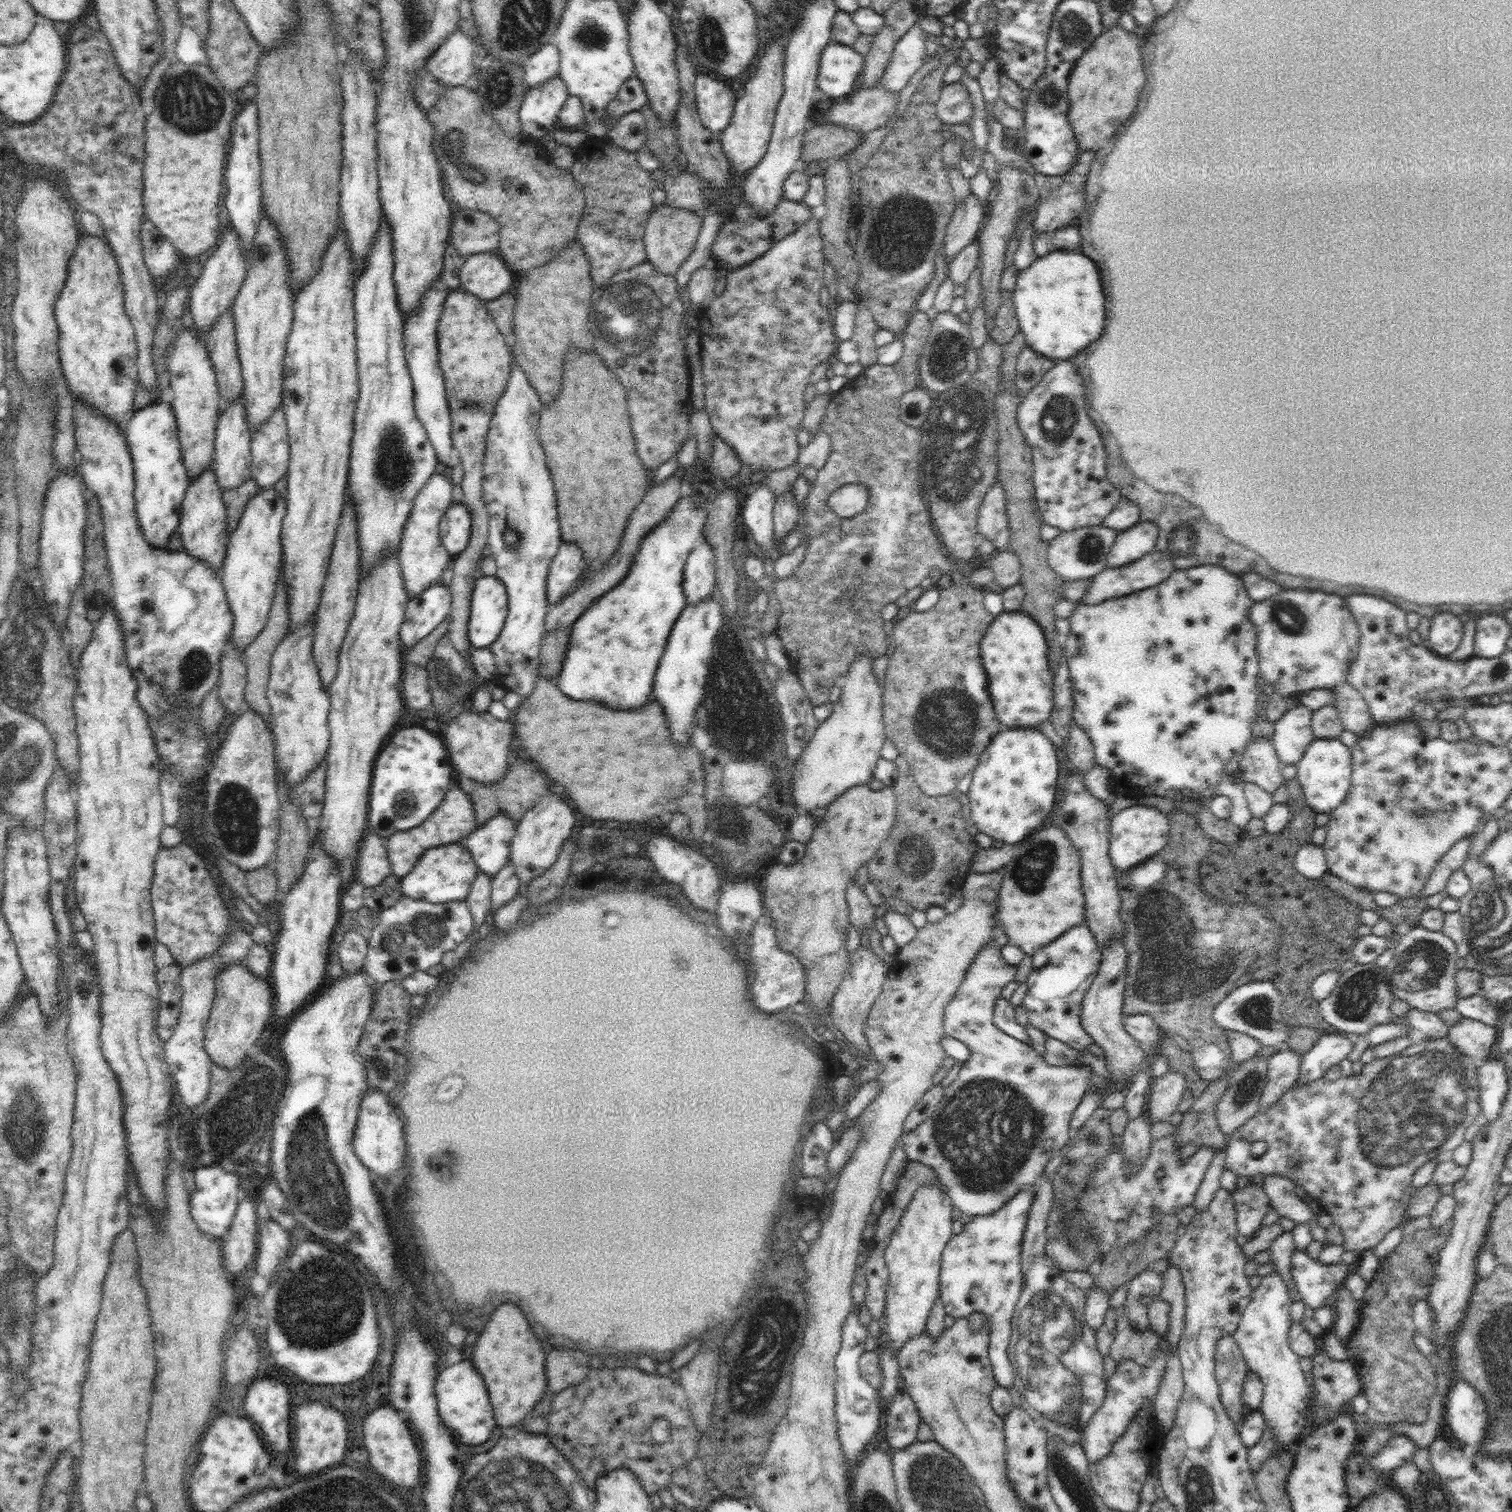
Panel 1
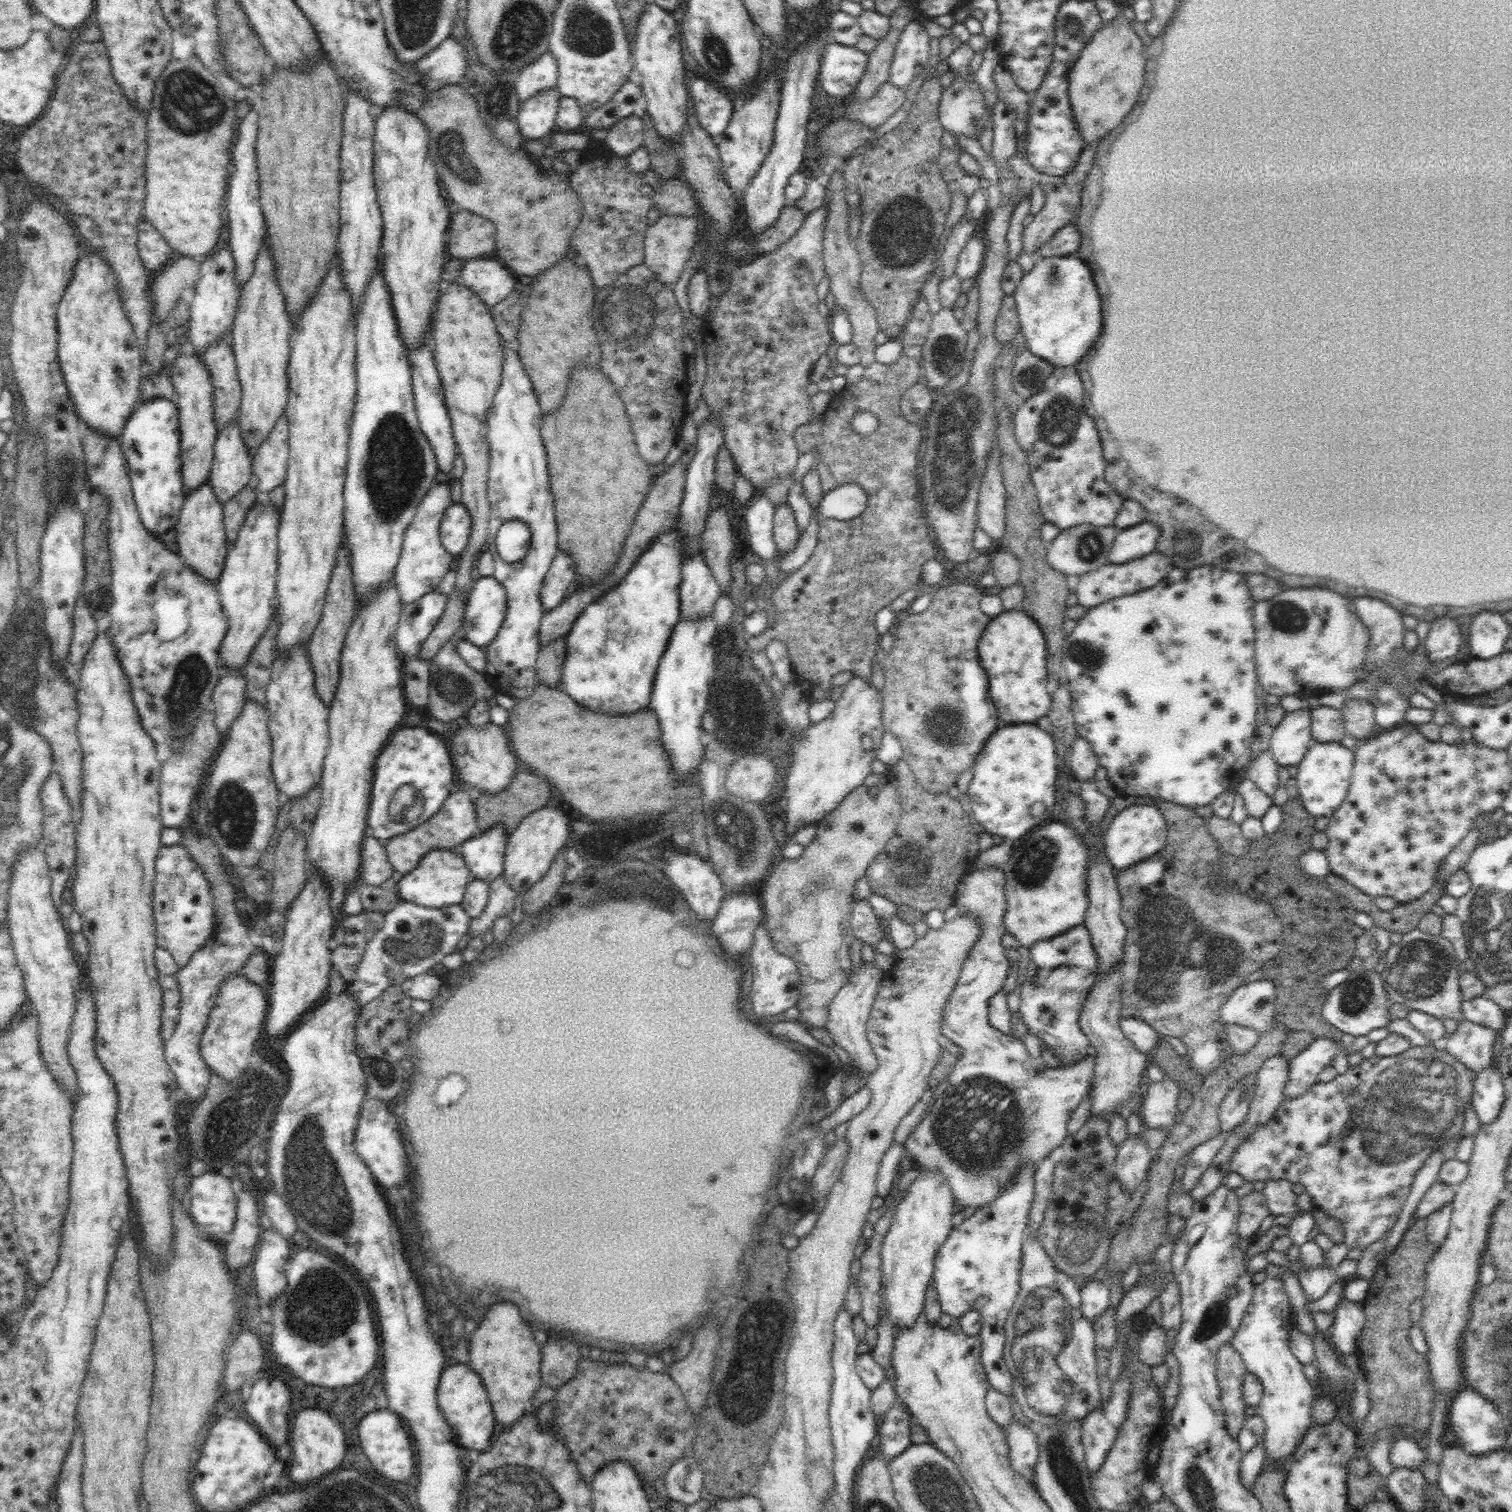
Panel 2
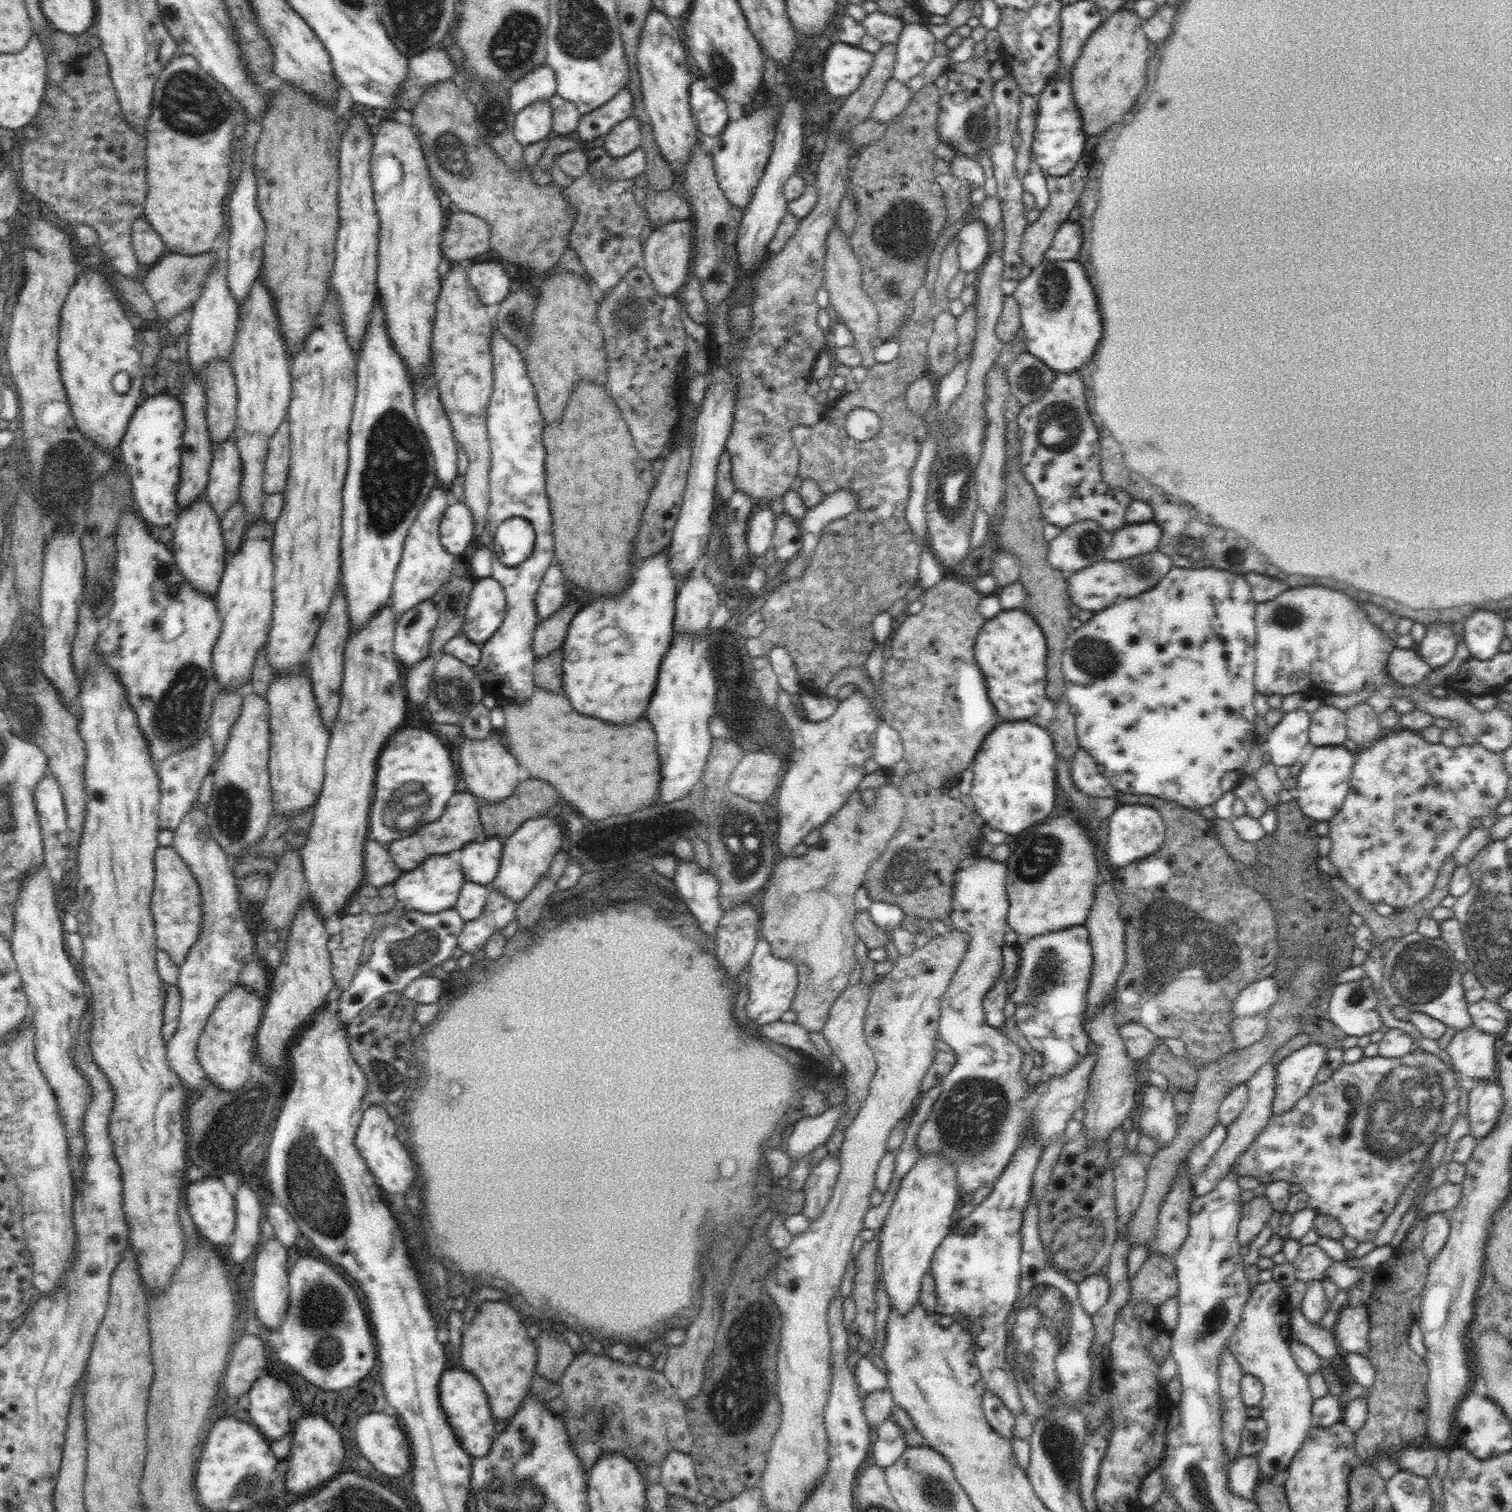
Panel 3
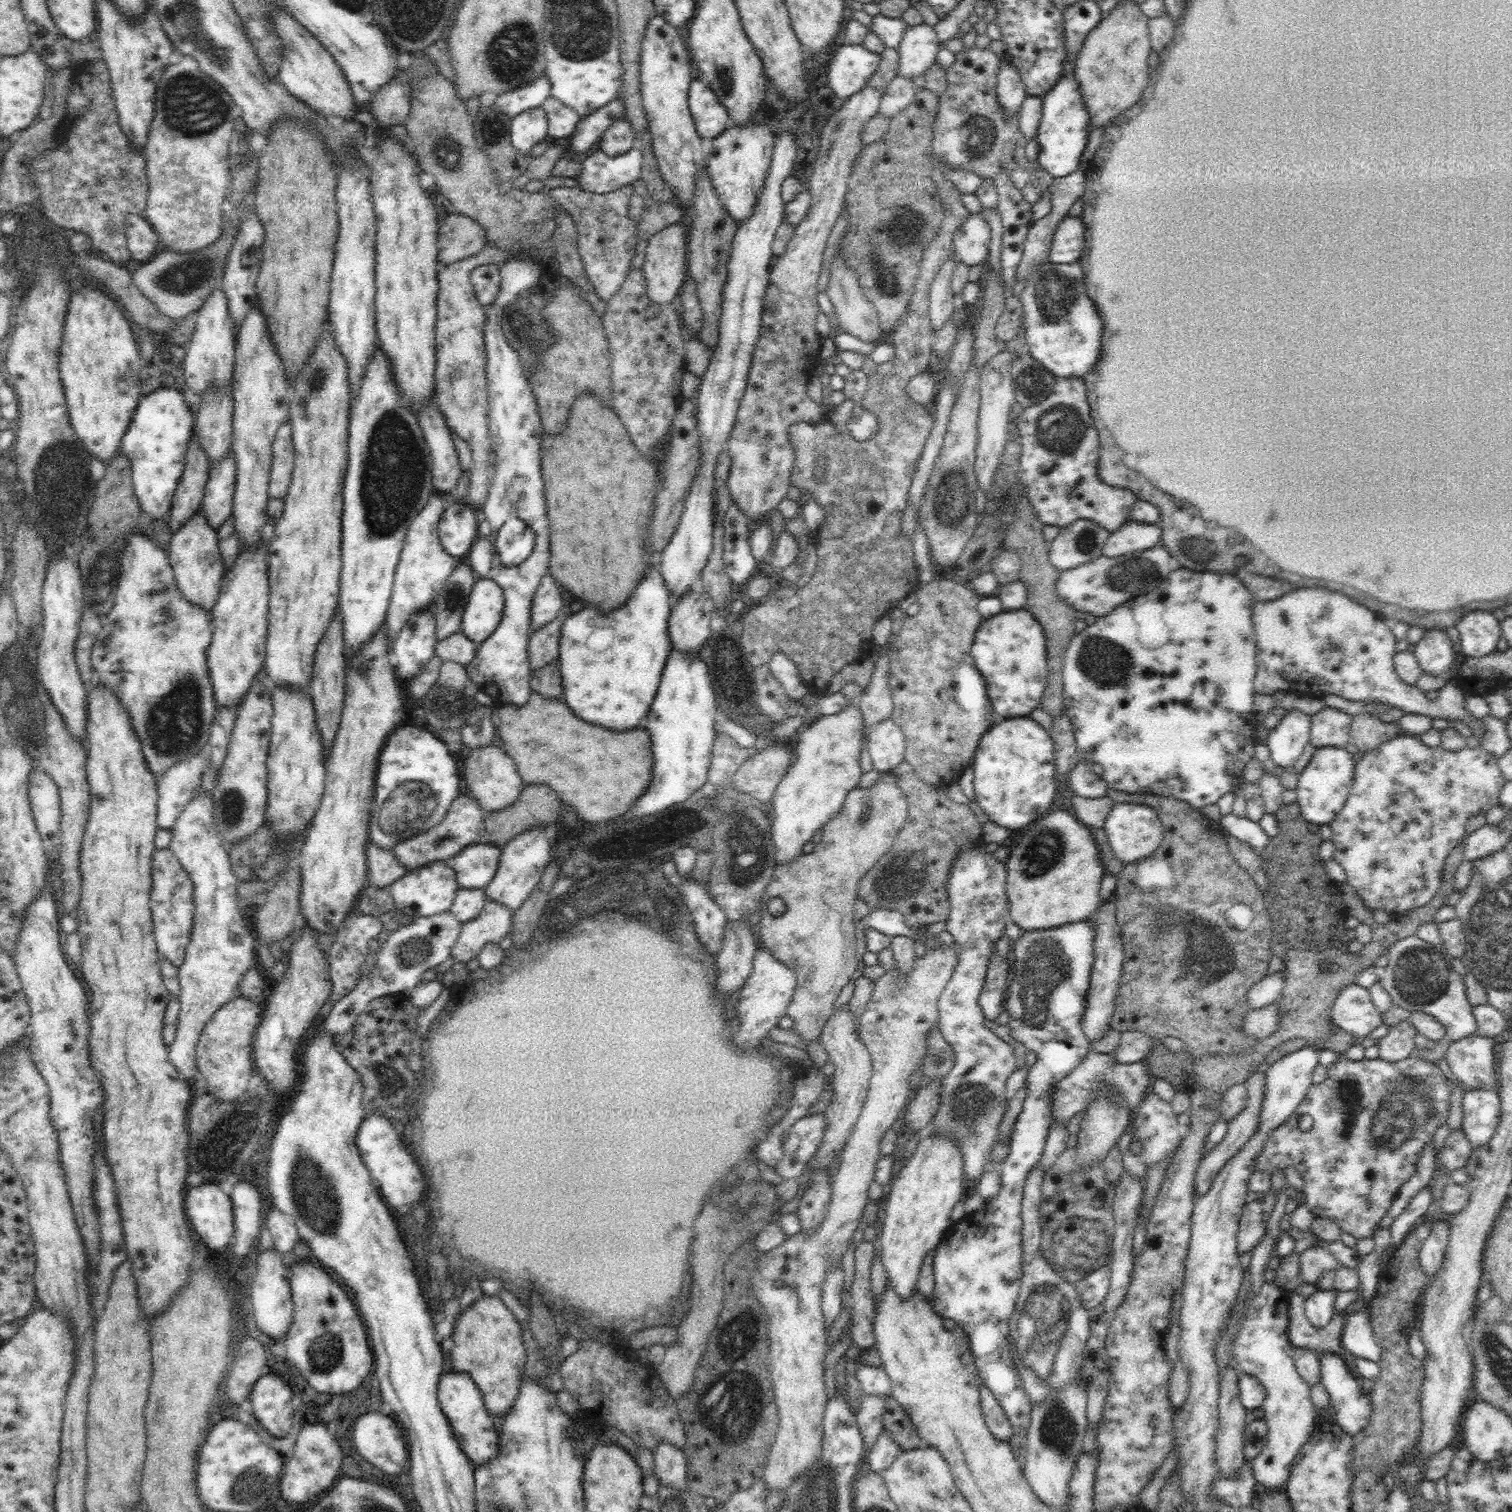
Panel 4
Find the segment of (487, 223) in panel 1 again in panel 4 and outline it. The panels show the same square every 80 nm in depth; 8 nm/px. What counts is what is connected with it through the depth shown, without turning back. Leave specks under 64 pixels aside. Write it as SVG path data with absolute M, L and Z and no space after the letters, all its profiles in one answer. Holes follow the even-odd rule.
M461 212L437 220L438 262L449 265L481 251L487 243L484 227Z

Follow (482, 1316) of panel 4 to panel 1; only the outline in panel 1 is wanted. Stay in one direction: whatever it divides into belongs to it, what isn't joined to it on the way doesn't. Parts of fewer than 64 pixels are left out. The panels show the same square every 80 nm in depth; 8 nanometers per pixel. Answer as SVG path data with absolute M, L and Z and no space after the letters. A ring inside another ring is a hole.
M502 1304L494 1310L484 1332L478 1336L474 1348L474 1366L486 1382L497 1425L514 1426L523 1423L533 1412L537 1402L546 1395L545 1364L547 1354L535 1335L526 1316L514 1304Z

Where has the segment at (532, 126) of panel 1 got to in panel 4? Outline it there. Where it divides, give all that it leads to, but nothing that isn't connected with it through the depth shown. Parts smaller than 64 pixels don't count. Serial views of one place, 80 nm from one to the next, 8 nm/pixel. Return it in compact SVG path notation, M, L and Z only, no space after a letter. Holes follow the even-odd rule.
M540 106L518 114L510 121L510 140L518 154L529 159L530 150L538 142L549 140L548 117Z

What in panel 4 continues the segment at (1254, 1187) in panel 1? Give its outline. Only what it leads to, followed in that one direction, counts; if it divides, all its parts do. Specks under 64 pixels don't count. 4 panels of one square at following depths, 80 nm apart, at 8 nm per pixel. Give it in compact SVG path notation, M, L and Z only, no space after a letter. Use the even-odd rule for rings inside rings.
M1267 1191L1264 1199L1256 1199L1244 1205L1237 1232L1237 1253L1239 1255L1253 1250L1268 1232L1267 1225L1271 1220L1276 1201L1277 1192Z

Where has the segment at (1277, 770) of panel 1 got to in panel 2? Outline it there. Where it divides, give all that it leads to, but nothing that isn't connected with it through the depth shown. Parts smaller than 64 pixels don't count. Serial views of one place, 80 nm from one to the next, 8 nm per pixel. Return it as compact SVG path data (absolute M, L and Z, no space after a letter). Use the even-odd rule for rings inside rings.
M1268 749L1262 751L1257 758L1252 757L1242 776L1247 776L1250 780L1253 780L1258 785L1258 788L1273 800L1280 787L1278 785L1278 768L1279 764Z

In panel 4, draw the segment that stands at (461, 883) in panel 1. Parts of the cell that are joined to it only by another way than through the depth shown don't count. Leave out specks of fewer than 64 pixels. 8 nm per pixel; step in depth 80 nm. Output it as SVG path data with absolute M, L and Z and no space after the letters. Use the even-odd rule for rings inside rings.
M434 861L420 869L407 872L402 878L391 884L391 893L395 908L408 916L432 916L450 911L459 886L456 872L450 862Z

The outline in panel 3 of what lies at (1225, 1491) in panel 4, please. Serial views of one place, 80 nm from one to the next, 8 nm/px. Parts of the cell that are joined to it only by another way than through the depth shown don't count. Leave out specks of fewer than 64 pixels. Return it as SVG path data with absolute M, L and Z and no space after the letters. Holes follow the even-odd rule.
M1258 1454L1240 1455L1229 1468L1227 1486L1235 1496L1253 1500L1260 1477Z

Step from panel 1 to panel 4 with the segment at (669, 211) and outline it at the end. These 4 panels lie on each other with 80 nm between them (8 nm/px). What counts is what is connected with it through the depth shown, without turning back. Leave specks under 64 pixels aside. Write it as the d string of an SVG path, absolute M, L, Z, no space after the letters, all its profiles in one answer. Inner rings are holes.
M687 222L674 223L653 234L646 247L641 269L647 284L648 296L660 307L677 302L683 283L687 280Z

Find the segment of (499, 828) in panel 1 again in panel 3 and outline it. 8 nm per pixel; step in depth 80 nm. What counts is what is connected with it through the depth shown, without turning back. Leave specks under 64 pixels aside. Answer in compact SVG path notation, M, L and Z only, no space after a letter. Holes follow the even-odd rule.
M486 837L484 842L466 843L456 854L466 880L488 885L498 875L503 842L498 837Z

